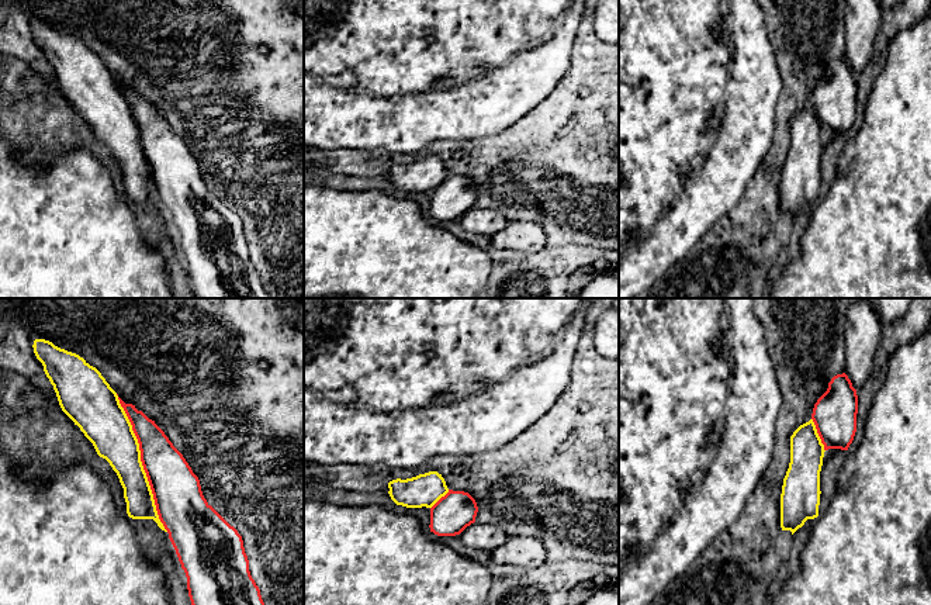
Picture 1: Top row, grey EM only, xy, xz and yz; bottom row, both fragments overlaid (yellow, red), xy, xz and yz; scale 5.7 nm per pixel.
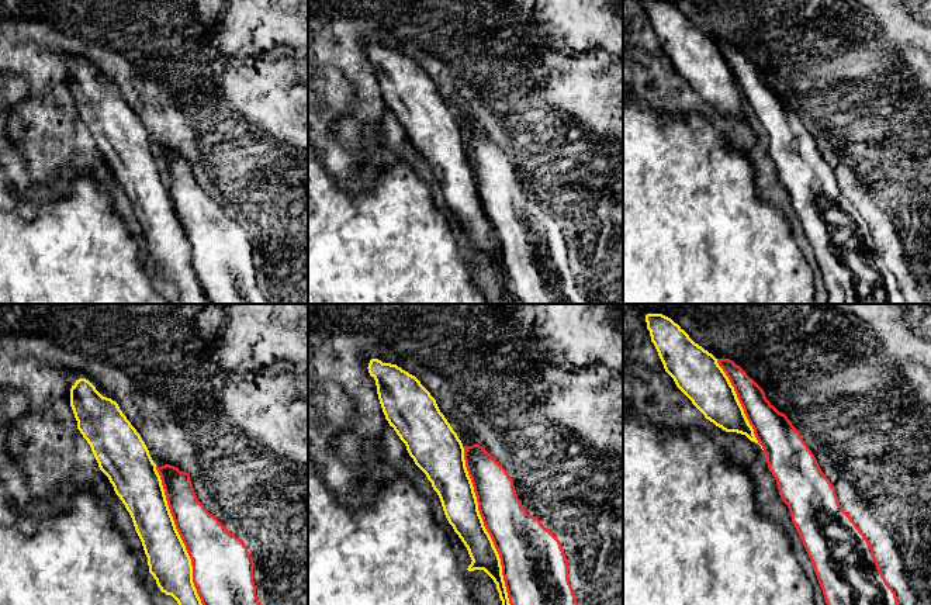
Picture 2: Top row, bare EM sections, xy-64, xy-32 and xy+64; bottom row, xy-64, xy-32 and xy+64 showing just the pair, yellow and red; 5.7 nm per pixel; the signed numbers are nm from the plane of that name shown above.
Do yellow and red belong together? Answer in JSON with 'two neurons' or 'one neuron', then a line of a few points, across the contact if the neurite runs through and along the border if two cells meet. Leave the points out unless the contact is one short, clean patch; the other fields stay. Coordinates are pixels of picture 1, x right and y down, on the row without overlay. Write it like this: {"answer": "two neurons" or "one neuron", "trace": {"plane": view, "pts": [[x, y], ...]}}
{"answer": "two neurons"}

